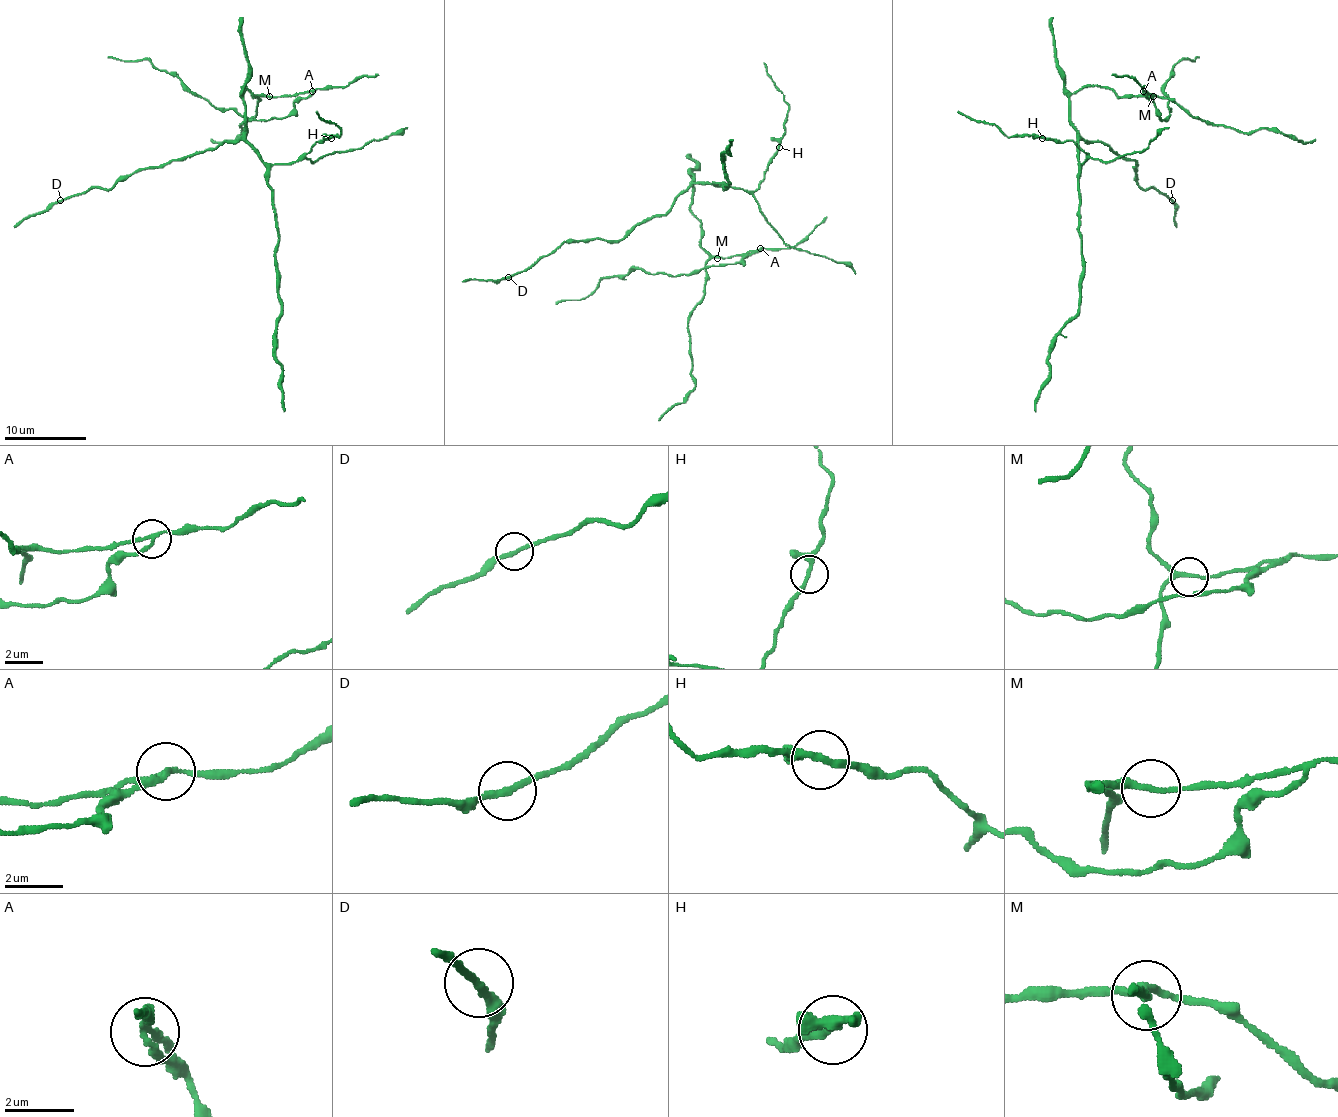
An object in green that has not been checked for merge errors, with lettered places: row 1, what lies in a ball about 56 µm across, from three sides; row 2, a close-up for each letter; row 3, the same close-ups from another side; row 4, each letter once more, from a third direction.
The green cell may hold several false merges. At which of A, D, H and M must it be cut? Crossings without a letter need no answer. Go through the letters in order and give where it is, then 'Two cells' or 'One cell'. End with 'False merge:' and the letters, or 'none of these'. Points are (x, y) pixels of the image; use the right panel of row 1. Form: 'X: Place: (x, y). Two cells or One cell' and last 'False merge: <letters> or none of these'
A: Place: (1143, 91). Two cells
D: Place: (1172, 200). One cell
H: Place: (1042, 138). One cell
M: Place: (1153, 96). One cell
False merge: A

